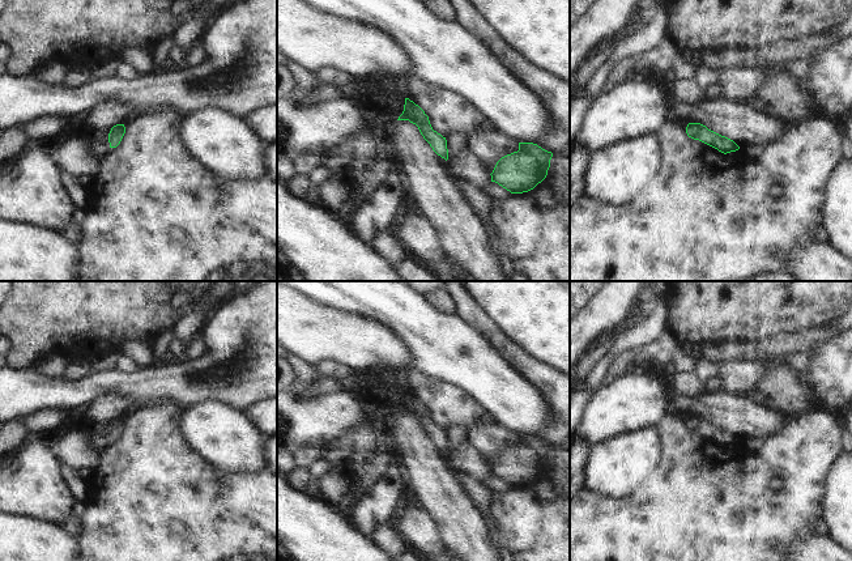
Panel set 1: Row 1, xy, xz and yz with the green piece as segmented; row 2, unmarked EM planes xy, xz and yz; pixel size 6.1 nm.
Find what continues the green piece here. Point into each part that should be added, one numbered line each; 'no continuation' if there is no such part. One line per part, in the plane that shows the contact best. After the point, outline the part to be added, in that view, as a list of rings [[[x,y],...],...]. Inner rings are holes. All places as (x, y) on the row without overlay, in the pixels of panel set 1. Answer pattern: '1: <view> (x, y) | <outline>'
1: xy (101, 441) | [[[94,432],[91,435],[91,441],[95,445],[97,449],[101,451],[105,450],[105,447],[110,443],[110,435],[108,434],[102,434],[99,432]]]

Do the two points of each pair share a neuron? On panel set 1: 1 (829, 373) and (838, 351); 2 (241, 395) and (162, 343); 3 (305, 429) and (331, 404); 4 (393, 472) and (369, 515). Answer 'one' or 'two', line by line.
1: one
2: two
3: one
4: one

